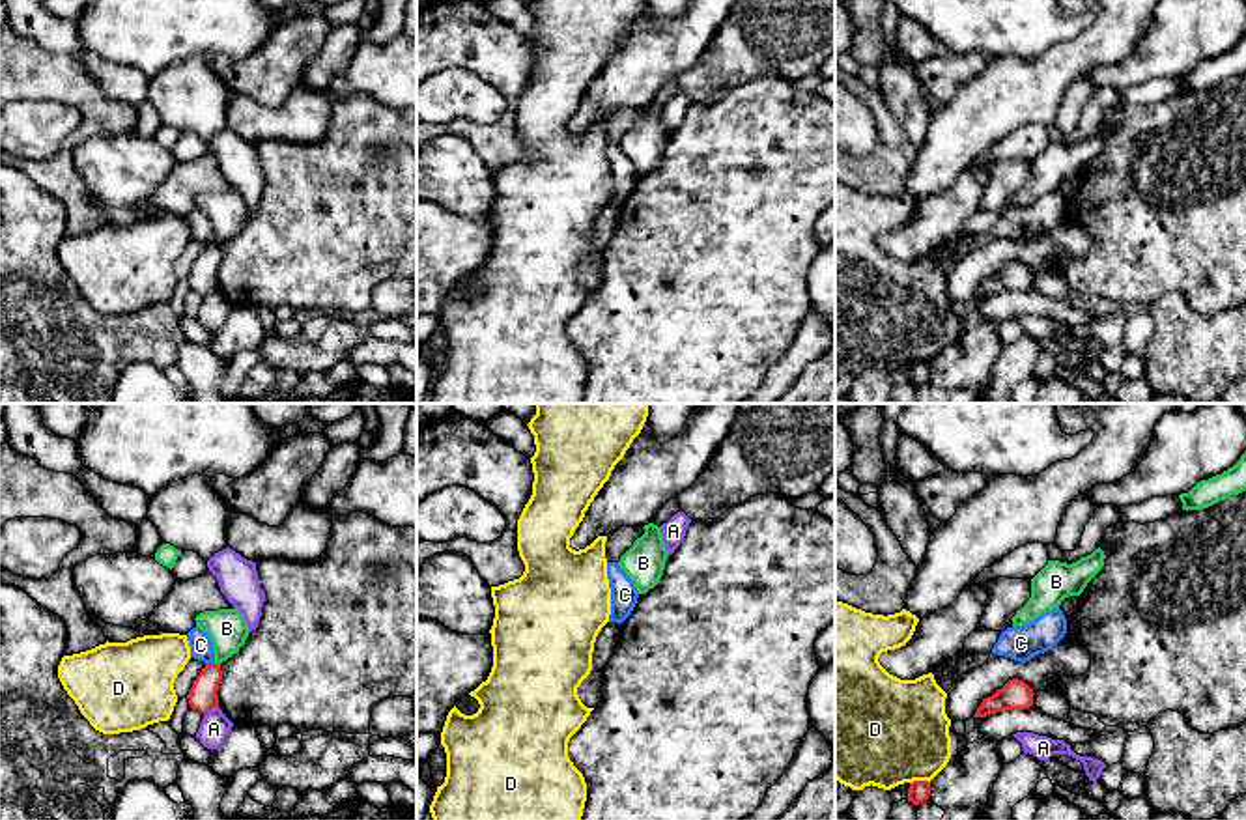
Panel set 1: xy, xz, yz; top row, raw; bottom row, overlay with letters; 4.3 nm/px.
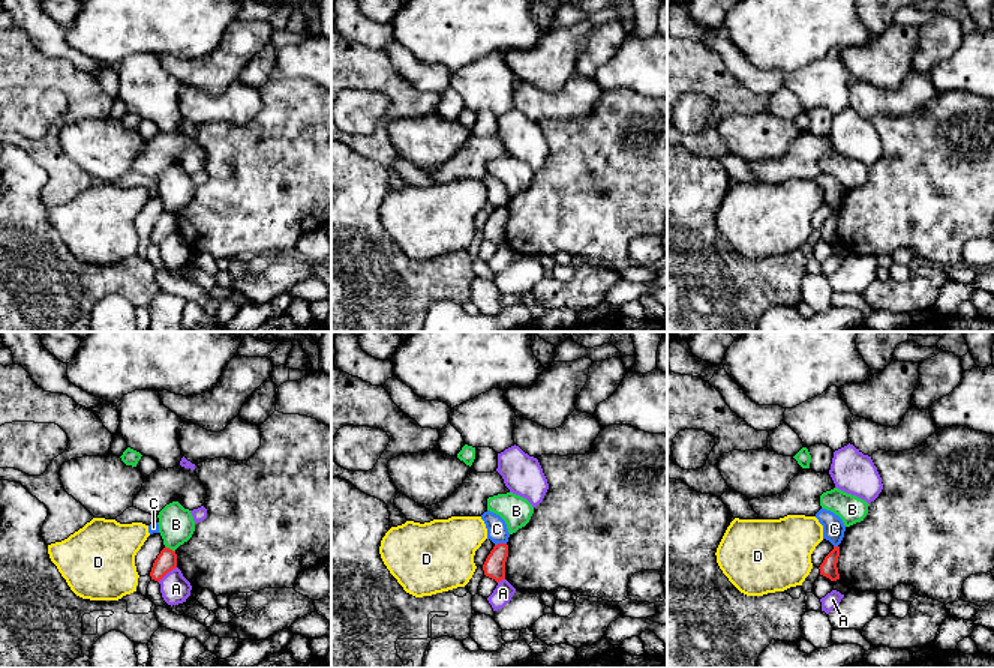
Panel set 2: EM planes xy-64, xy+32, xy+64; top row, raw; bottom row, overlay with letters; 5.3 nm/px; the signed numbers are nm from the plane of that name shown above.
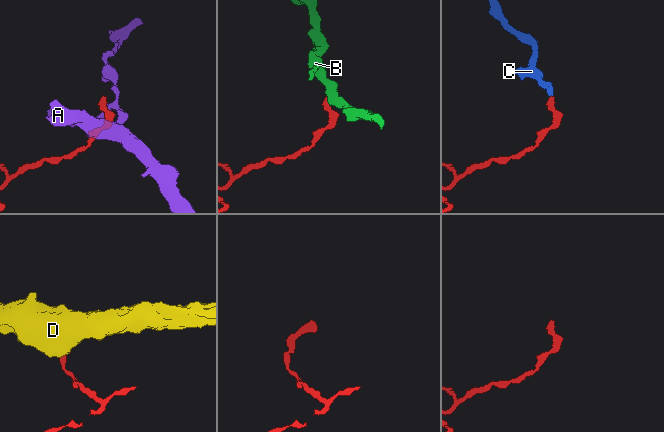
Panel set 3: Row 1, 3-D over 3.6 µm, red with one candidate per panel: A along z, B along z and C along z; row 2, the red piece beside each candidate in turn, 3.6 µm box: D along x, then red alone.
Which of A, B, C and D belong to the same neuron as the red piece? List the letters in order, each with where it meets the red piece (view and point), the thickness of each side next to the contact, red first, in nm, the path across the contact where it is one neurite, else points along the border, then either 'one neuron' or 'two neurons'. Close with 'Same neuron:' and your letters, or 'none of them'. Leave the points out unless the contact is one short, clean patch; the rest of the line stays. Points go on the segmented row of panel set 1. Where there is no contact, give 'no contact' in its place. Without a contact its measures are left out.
A: xy (210, 710) | 120/130 nm | along xy (217, 705), (204, 714) | two neurons
B: xy (215, 664) | 120/170 nm | along xy (215, 662), (219, 665) | two neurons
C: xy (210, 664) | 120/100 nm | along xy (206, 662), (213, 664) | two neurons
D: yz (920, 781) | 90/460 nm | two neurons
Same neuron: none of them

